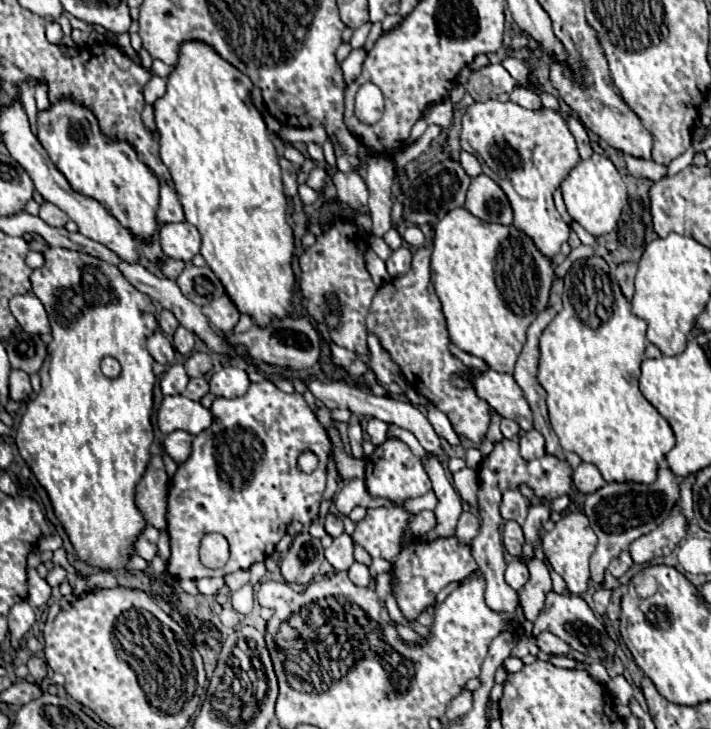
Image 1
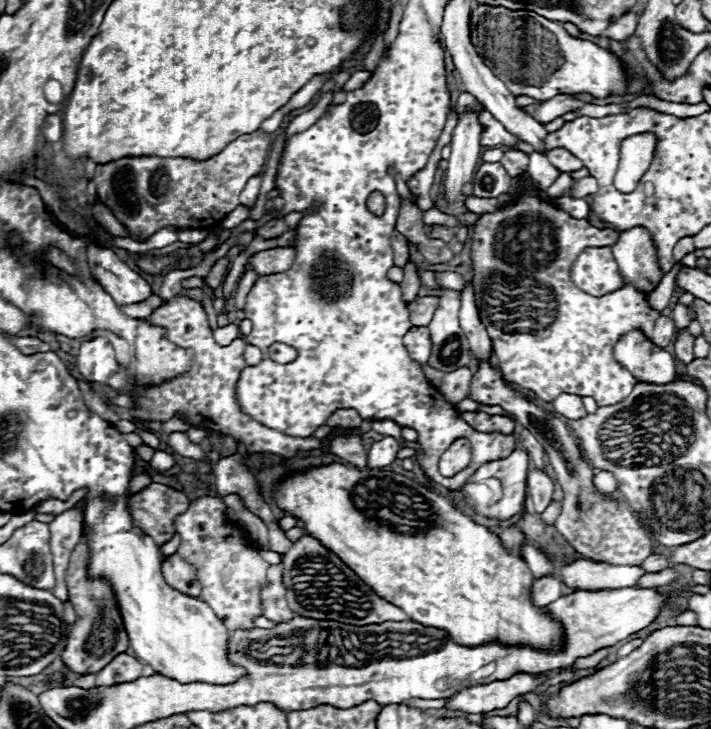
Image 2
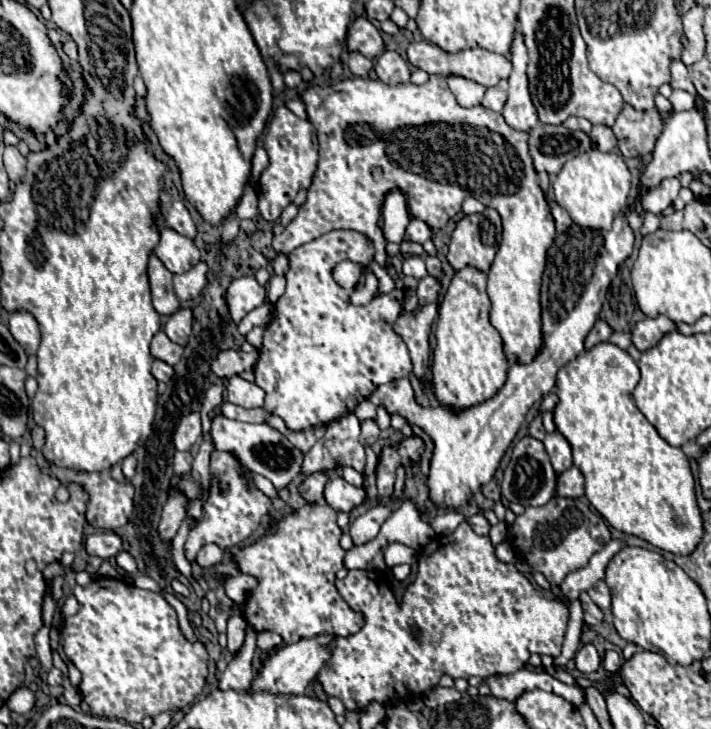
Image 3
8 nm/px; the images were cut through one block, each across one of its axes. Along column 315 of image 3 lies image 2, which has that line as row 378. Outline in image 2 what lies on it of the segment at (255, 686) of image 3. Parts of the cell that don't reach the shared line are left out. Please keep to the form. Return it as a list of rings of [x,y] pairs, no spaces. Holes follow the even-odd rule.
[[[628,332],[614,346],[616,360],[630,370],[638,382],[646,384],[670,384],[678,380],[678,368],[674,356],[654,346],[642,332]]]

